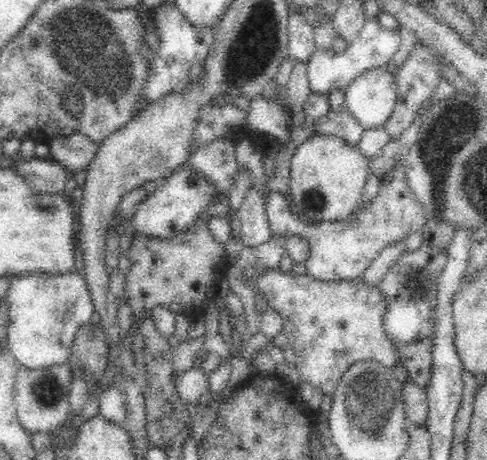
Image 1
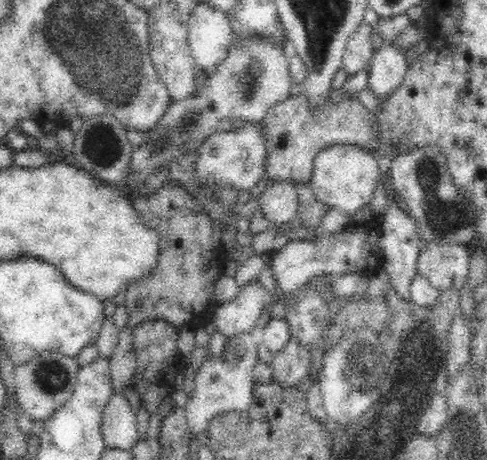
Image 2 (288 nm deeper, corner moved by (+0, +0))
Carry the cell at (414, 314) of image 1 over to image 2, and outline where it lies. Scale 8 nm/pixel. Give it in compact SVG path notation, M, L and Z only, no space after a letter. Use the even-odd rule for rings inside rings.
M422 242L418 274L440 292L462 290L470 274L470 248L462 244Z

